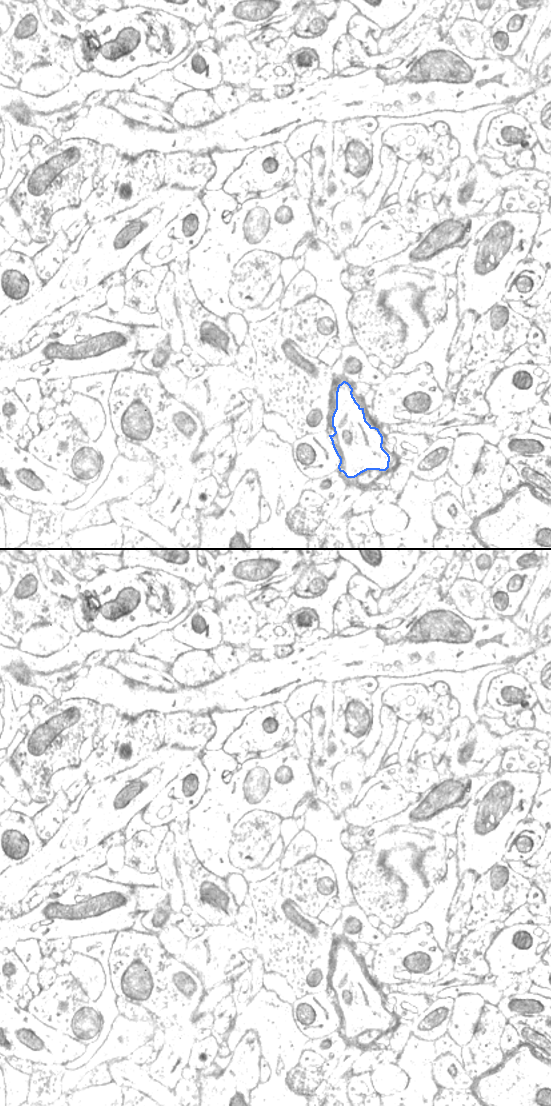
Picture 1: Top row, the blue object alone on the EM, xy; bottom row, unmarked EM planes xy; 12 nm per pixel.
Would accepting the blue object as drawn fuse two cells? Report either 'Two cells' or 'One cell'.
Two cells

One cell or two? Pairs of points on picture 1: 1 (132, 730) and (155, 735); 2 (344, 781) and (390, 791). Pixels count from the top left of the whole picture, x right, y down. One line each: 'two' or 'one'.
1: one
2: two

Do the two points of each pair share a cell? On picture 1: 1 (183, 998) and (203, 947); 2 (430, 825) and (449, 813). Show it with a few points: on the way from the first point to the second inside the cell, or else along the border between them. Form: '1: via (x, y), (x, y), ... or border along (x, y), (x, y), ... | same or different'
1: border along (184, 964), (198, 977), (204, 992) | different
2: via (435, 824), (444, 818) | same

